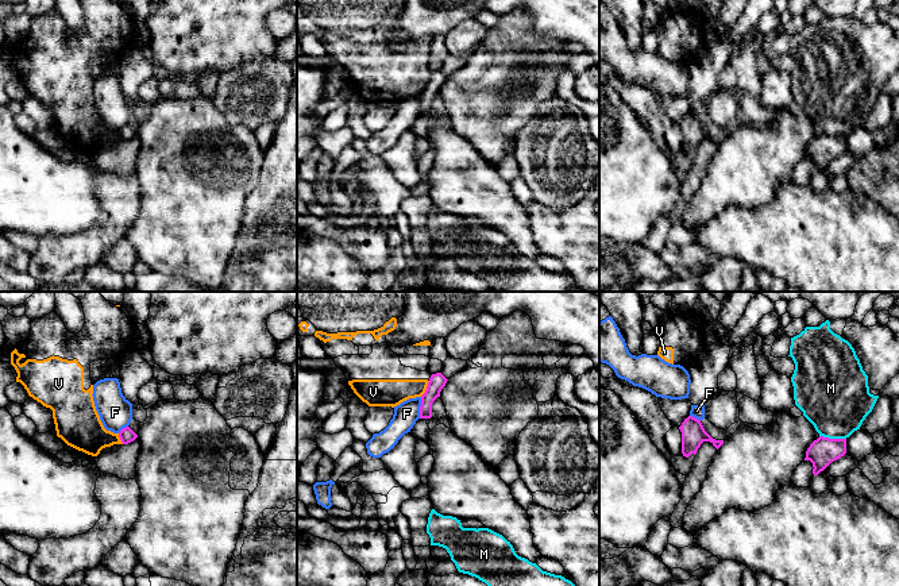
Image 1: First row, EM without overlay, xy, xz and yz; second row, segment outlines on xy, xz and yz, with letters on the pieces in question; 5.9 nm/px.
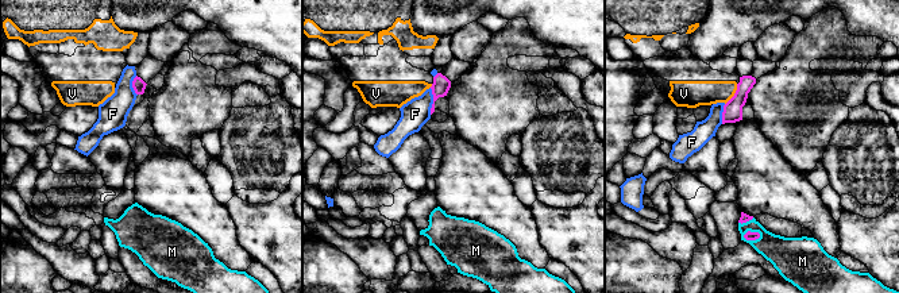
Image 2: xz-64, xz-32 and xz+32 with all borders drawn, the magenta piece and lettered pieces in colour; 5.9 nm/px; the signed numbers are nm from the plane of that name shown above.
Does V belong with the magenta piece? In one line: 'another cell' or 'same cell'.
another cell

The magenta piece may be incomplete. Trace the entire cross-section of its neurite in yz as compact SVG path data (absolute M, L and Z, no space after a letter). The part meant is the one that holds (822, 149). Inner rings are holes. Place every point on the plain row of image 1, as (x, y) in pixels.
M819 134L807 146L805 158L810 158L813 161L813 171L818 173L832 159L840 157L845 151L846 136L829 136Z

